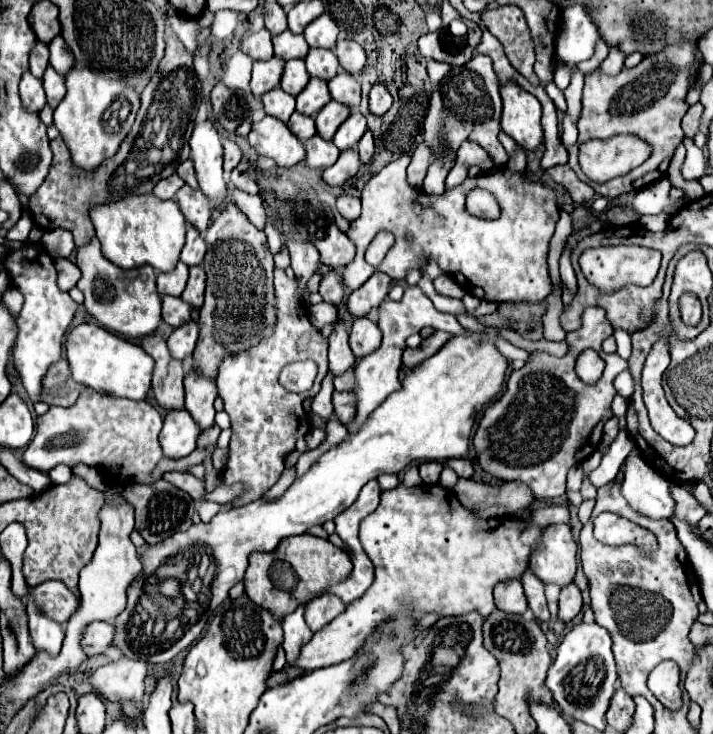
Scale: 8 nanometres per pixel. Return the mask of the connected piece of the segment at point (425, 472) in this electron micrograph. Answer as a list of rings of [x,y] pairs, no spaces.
[[[428,461],[428,463],[420,463],[420,477],[424,483],[428,485],[434,485],[438,483],[438,477],[440,477],[440,471],[442,471],[442,463],[438,461]]]

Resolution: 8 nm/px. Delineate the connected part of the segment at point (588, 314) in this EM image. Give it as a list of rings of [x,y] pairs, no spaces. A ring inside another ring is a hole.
[[[588,307],[582,315],[582,327],[566,335],[568,353],[562,359],[546,351],[532,351],[526,365],[512,371],[506,391],[484,411],[474,435],[478,465],[484,471],[504,481],[526,483],[536,499],[564,495],[570,467],[580,465],[598,447],[602,425],[612,417],[610,405],[616,395],[612,381],[628,367],[618,355],[606,355],[602,351],[602,341],[610,335],[612,325],[606,319],[606,311]],[[588,347],[606,361],[604,375],[596,385],[584,385],[574,373],[576,357]],[[590,437],[592,443],[588,443]]]

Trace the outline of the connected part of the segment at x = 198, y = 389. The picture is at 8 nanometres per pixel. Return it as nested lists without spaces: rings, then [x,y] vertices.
[[[190,369],[184,377],[186,389],[186,411],[196,419],[200,429],[214,425],[214,399],[218,397],[218,387],[212,377],[200,375],[200,371]]]

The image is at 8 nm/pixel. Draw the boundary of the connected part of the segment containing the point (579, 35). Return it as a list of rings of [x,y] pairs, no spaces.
[[[574,3],[562,11],[562,29],[556,37],[556,55],[560,61],[580,63],[590,59],[598,39],[600,31],[584,3]]]

